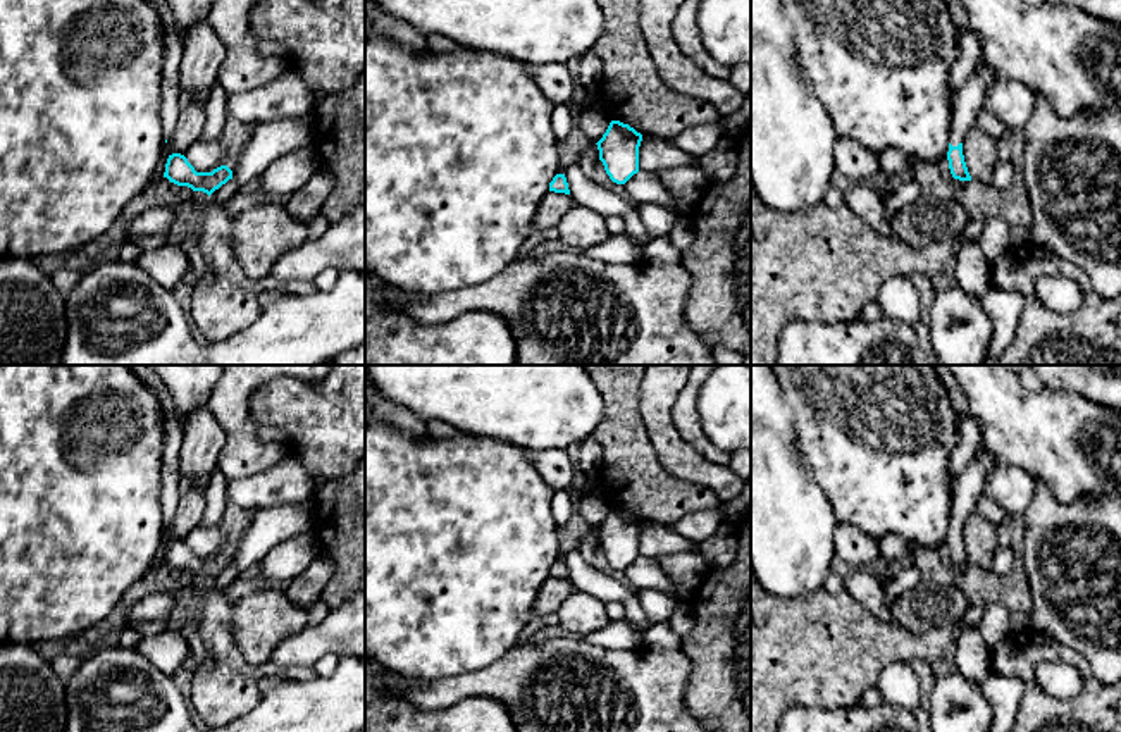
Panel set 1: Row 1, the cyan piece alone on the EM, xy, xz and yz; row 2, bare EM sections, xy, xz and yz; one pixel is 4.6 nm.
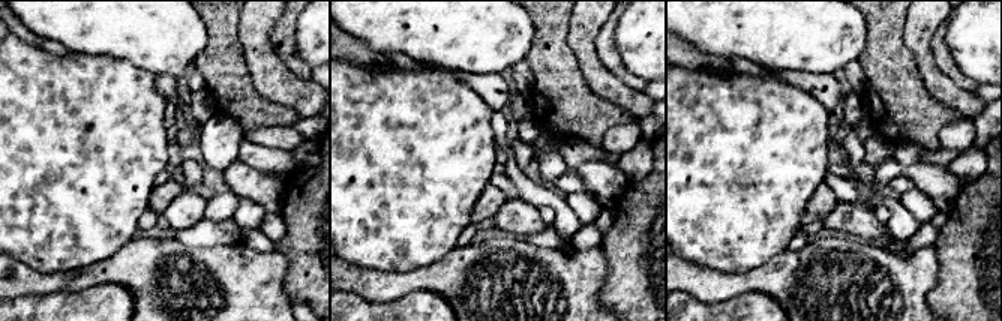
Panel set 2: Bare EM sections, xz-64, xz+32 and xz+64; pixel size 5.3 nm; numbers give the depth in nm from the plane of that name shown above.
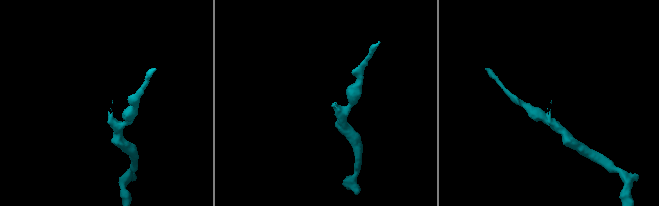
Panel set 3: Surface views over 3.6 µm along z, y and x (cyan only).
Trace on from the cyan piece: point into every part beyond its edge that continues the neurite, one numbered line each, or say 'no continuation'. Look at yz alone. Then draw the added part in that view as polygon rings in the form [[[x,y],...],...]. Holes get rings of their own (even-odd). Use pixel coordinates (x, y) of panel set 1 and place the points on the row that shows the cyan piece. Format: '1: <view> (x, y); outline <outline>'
1: yz (970, 99); outline [[[978,64],[975,72],[957,90],[951,126],[952,146],[963,143],[964,134],[976,121],[978,110],[983,109],[988,88],[997,81],[999,78],[992,67]]]

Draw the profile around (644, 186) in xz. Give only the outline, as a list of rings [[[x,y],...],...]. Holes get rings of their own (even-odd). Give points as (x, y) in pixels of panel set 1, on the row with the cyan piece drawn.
[[[649,171],[634,174],[625,184],[625,191],[635,205],[658,203],[670,208],[677,217],[689,217],[675,202],[670,191],[661,184],[658,176]]]

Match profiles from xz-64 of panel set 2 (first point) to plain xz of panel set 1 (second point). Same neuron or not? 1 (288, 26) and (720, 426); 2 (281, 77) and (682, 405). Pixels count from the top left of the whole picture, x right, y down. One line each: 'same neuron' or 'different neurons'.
1: different neurons
2: different neurons

